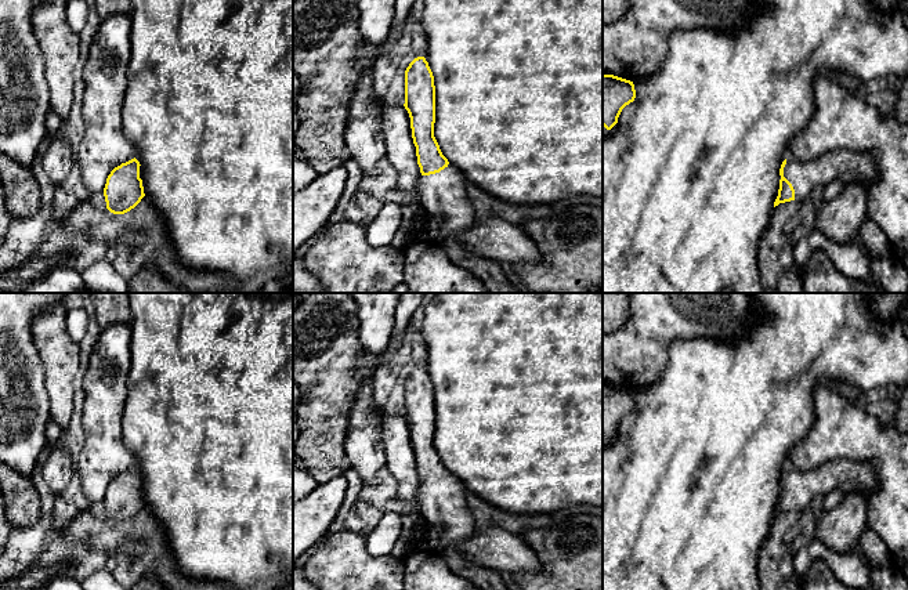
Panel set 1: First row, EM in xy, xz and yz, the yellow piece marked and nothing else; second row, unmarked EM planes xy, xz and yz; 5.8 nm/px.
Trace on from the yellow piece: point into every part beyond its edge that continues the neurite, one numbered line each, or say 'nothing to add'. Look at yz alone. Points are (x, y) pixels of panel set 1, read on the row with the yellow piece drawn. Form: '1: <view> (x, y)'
1: yz (847, 166)

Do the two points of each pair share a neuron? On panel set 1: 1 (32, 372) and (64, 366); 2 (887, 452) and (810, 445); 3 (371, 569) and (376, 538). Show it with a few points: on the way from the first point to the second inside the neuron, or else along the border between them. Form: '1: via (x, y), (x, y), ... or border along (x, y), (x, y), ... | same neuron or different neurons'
1: border along (32, 339), (43, 365), (44, 388), (50, 401) | different neurons
2: via (868, 445), (829, 445) | same neuron
3: border along (365, 535), (365, 547), (372, 554), (390, 556) | different neurons

